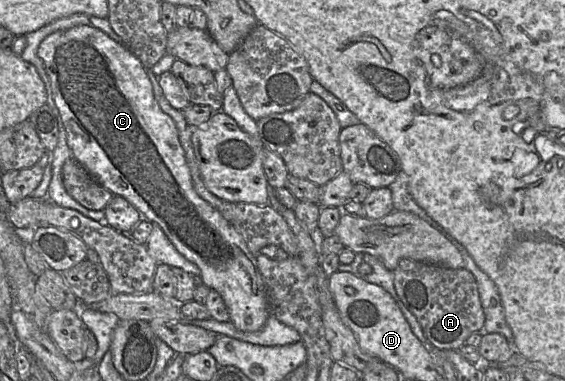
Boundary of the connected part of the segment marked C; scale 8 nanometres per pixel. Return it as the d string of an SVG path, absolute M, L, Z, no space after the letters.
M90 24L75 26L68 30L57 31L48 35L41 42L37 54L42 60L45 71L49 77L54 100L60 112L60 120L62 120L65 125L72 158L81 164L113 195L121 196L131 203L142 214L142 219L157 224L164 231L177 251L187 260L199 267L201 272L200 277L203 284L211 290L217 291L222 296L230 315L230 322L232 322L237 329L246 332L254 332L263 328L270 313L266 301L265 283L257 266L256 255L253 255L249 251L241 234L236 231L223 215L196 193L175 122L169 115L162 111L156 101L151 80L147 74L147 69L143 66L141 61L123 43L115 42L107 34Z

